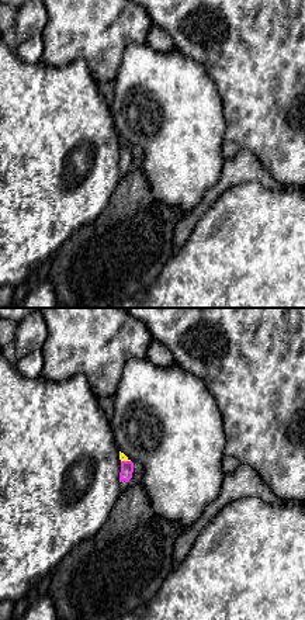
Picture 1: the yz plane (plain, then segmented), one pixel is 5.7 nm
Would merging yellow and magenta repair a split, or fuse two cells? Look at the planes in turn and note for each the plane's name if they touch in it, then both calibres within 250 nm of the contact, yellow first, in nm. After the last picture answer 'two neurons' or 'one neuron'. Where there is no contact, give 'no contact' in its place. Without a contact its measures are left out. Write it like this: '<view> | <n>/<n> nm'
yz | 50/80 nm

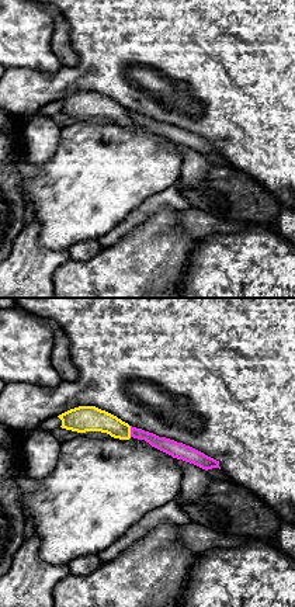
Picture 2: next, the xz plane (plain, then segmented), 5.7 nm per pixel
xz | 140/90 nm

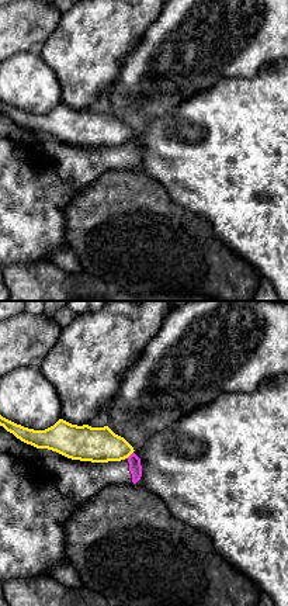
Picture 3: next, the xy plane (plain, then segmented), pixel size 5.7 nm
xy | 200/70 nm

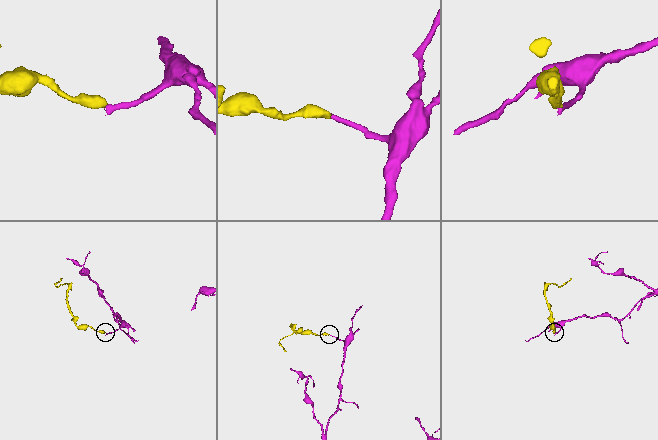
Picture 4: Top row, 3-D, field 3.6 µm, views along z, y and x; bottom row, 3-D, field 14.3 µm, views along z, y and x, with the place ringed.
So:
two neurons

